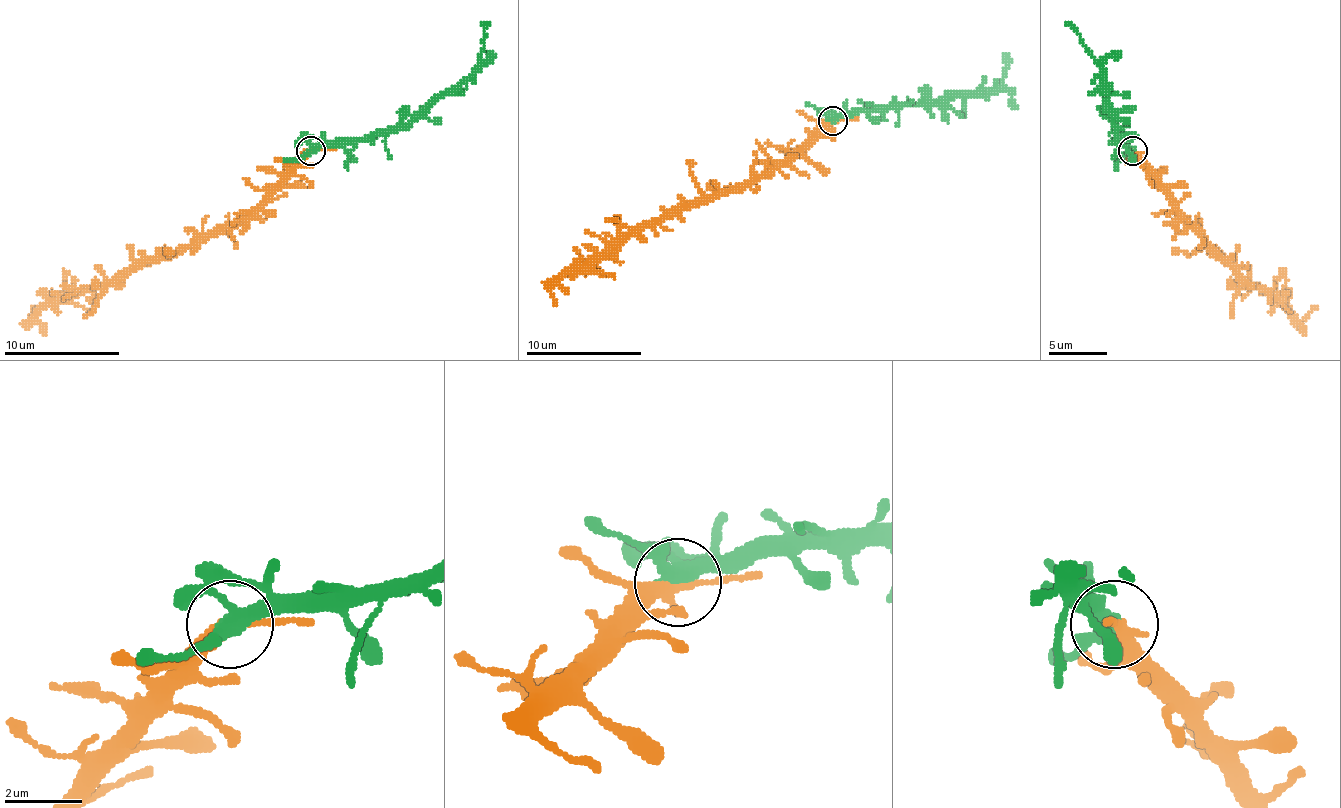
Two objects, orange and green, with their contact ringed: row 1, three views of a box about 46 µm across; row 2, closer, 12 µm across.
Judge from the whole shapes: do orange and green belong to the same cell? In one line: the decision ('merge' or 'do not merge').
merge

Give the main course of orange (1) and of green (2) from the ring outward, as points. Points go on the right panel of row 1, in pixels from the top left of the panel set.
1: (1132, 150), (1216, 251), (1248, 283), (1277, 297), (1300, 321), (1317, 306)
2: (1132, 150), (1117, 129), (1109, 89), (1091, 54), (1065, 22)

